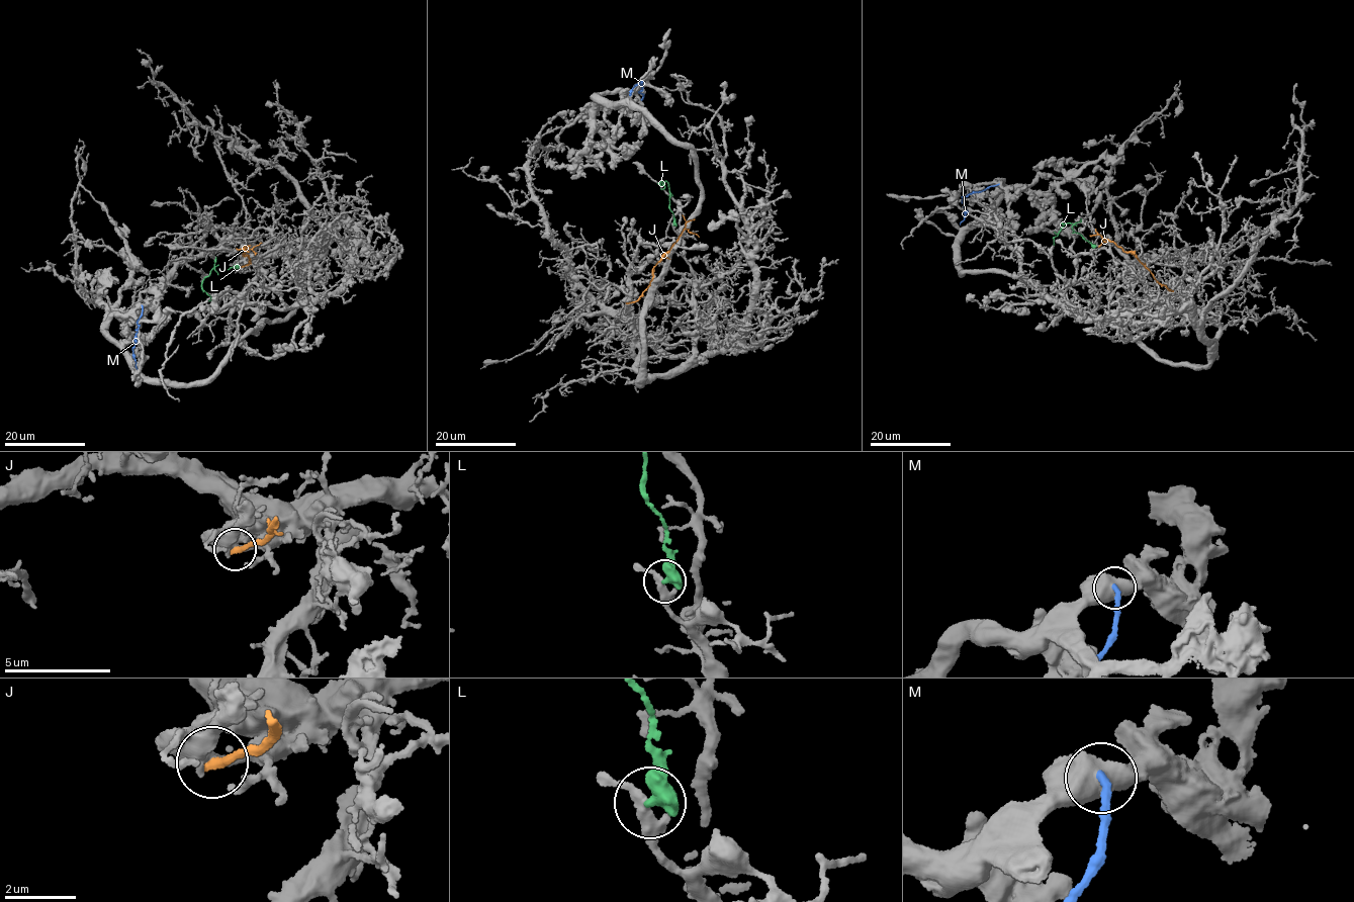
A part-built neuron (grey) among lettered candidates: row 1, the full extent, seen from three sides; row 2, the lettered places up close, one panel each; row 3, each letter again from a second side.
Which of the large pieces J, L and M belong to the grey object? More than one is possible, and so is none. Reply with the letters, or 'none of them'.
none of them

